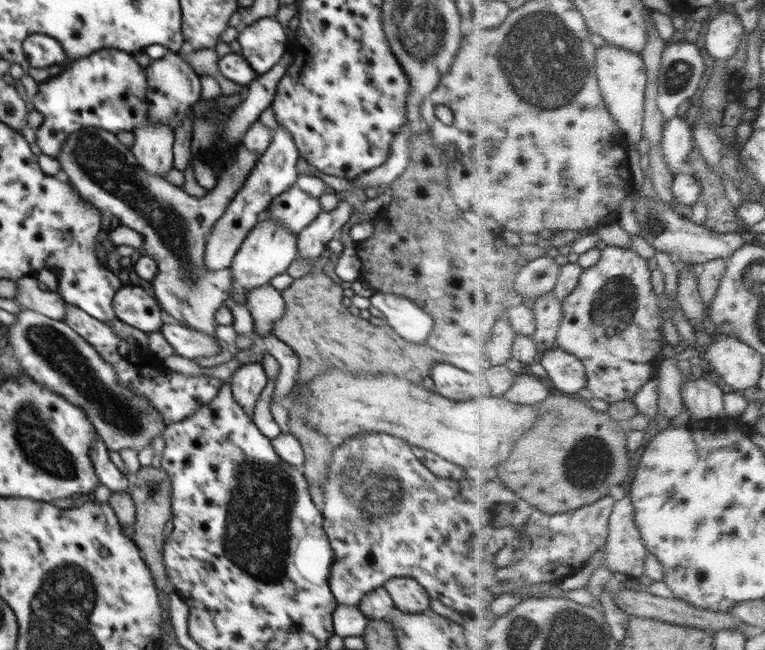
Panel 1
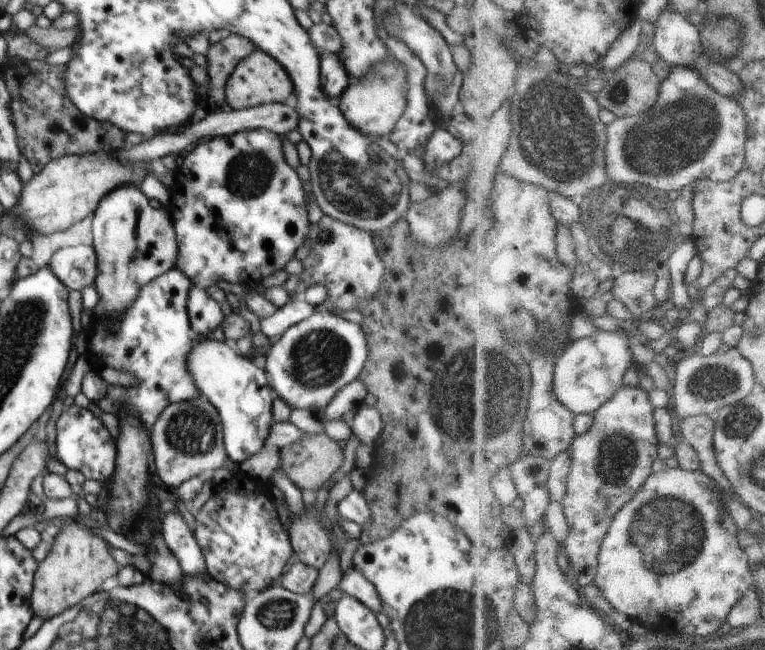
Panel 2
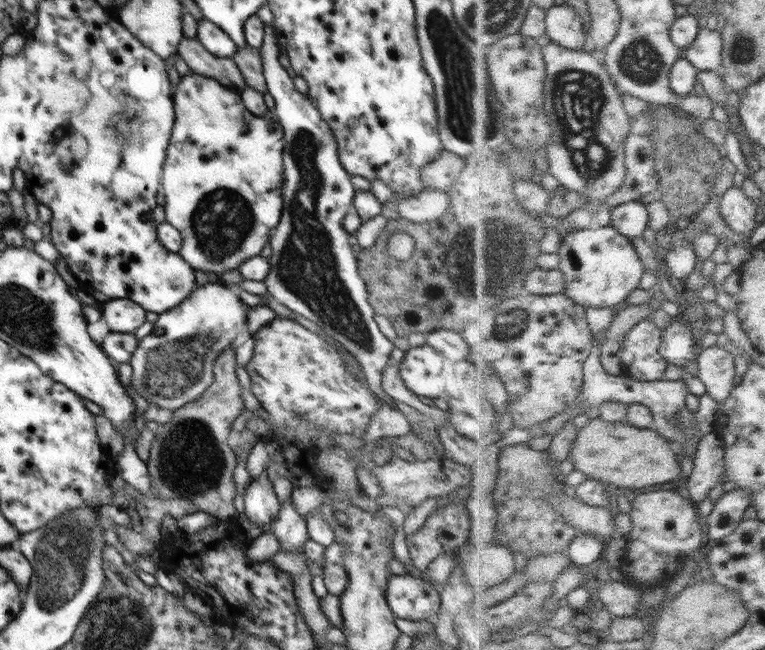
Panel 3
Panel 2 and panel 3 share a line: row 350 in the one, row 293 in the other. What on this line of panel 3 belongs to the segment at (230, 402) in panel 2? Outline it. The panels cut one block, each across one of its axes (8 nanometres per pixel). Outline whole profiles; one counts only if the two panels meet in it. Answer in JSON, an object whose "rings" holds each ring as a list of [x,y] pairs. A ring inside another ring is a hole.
{"rings":[[[220,283],[197,286],[181,304],[160,314],[156,322],[153,322],[152,333],[138,342],[138,347],[129,360],[133,368],[130,385],[148,403],[155,404],[162,410],[178,410],[188,402],[198,400],[214,380],[213,364],[217,357],[234,345],[241,332],[246,332],[248,308],[240,300],[237,291],[230,290],[229,286]]]}

